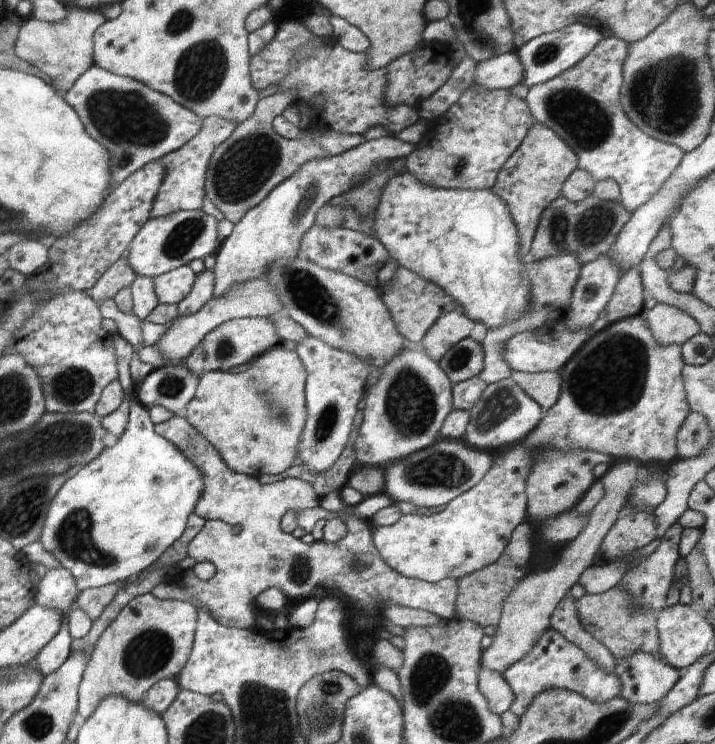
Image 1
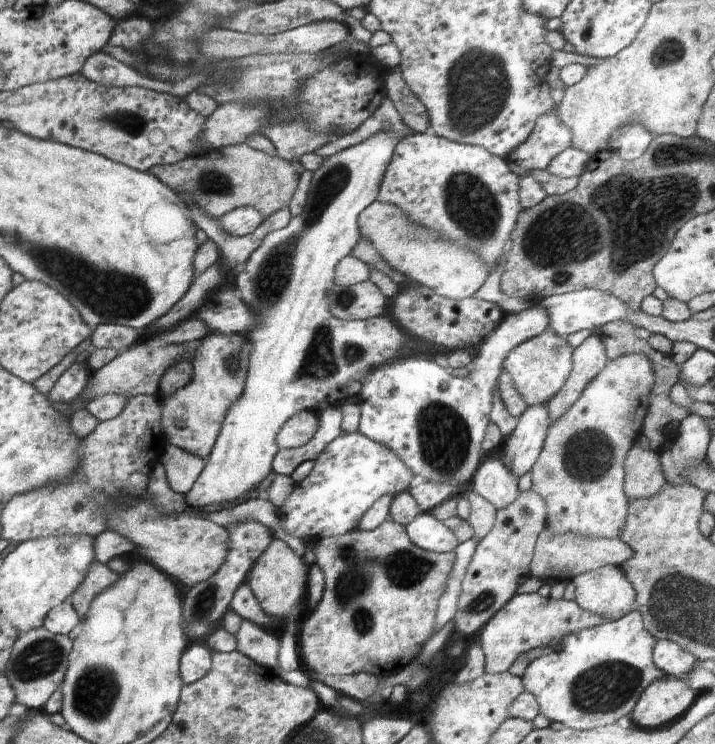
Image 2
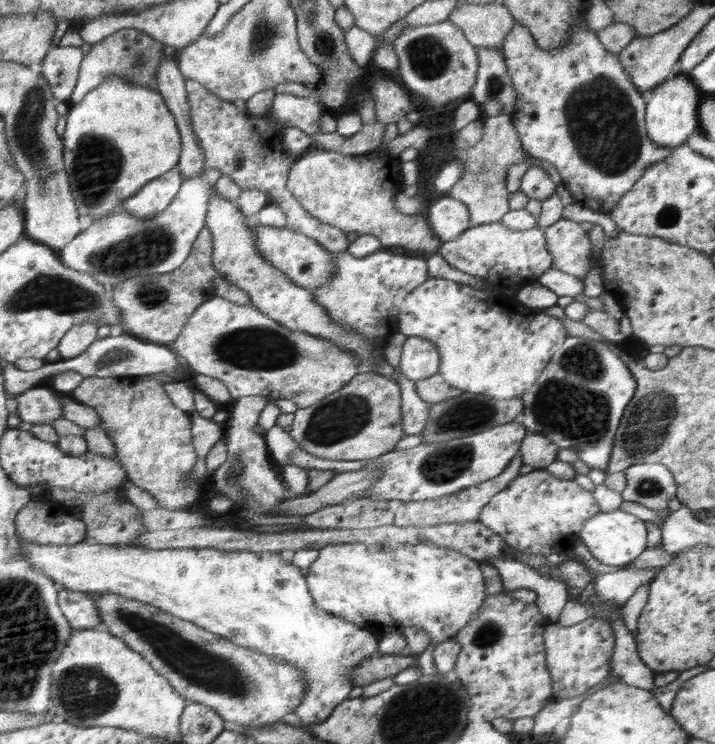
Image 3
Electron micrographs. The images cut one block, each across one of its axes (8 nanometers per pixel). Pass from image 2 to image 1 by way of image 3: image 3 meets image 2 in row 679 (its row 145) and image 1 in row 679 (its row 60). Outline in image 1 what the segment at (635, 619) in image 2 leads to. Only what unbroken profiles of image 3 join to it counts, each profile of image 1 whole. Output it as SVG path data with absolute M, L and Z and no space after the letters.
M551 627L540 636L536 646L530 650L526 658L508 666L502 672L504 681L514 692L514 703L510 706L510 711L516 714L516 717L522 716L526 706L544 690L550 688L562 688L576 692L591 702L608 702L612 698L620 697L622 684L613 672L606 672L594 664L578 646L568 642L560 632Z

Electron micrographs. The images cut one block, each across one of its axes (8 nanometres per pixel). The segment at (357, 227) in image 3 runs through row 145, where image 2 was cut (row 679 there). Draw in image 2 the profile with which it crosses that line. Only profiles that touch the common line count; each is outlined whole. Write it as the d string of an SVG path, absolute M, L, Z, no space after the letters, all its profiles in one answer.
M391 518L386 519L378 528L374 530L354 529L342 536L329 536L320 539L314 543L312 552L315 554L315 564L319 566L324 575L325 585L322 598L318 606L311 613L304 616L298 628L297 640L300 653L300 661L307 669L308 678L315 680L318 676L339 676L353 675L356 673L366 673L377 677L387 677L392 672L400 672L404 667L410 664L422 650L422 647L431 638L434 630L436 610L440 596L444 594L444 586L448 576L452 574L454 566L455 551L449 553L435 553L424 550L410 542L404 525L394 522Z

